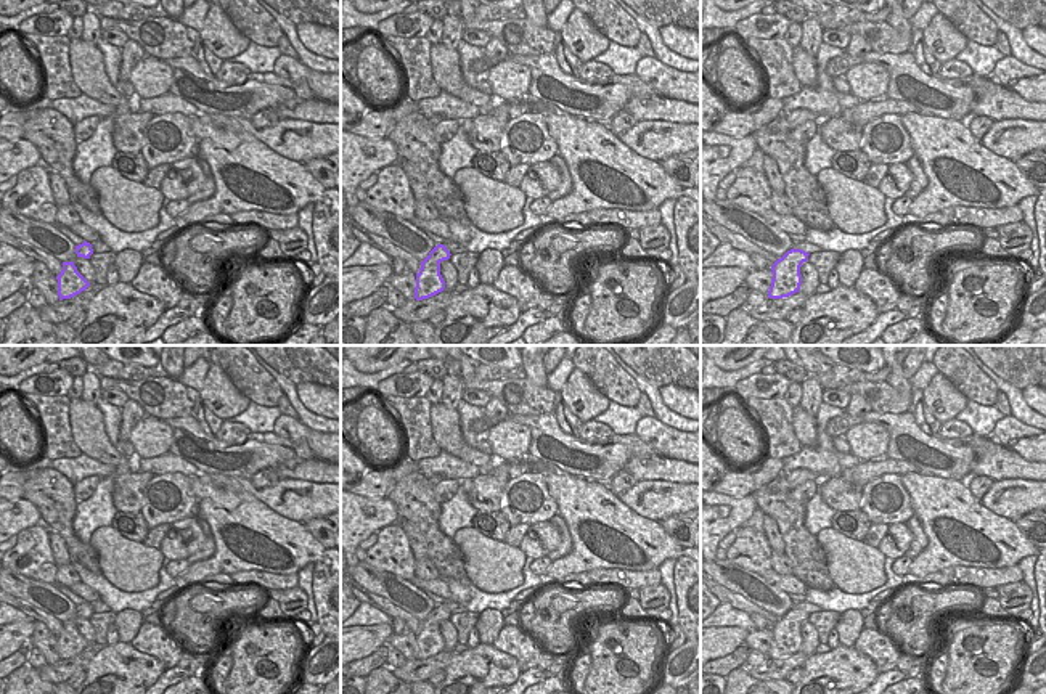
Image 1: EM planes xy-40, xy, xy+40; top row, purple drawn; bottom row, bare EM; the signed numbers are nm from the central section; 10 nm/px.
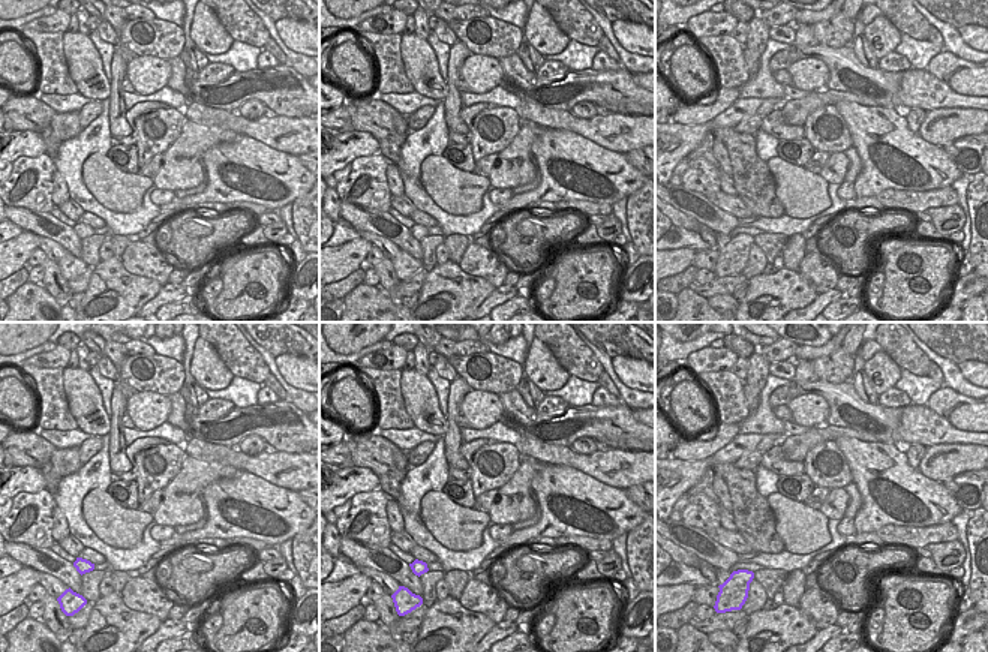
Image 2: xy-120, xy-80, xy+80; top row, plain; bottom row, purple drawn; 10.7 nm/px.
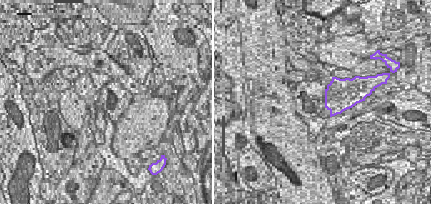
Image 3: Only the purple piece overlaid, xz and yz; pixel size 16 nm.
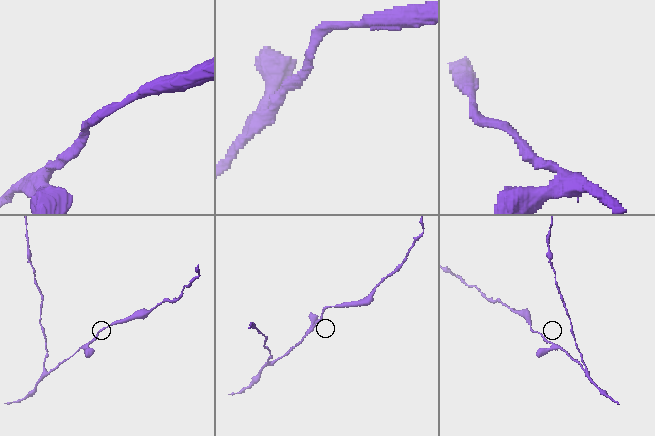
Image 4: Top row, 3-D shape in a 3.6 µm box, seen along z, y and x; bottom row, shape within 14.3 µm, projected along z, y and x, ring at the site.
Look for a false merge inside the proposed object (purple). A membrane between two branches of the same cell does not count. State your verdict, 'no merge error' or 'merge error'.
no merge error

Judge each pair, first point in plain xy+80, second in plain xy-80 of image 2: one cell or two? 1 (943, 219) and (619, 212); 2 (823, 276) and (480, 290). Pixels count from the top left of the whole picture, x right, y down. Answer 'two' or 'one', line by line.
1: two
2: two

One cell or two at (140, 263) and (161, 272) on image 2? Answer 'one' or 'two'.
one

